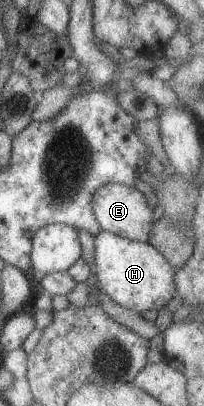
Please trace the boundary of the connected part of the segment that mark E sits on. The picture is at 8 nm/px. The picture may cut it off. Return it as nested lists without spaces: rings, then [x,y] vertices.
[[[125,184],[99,186],[92,193],[92,210],[102,230],[136,242],[149,243],[153,222],[152,209],[136,187],[129,187]]]

